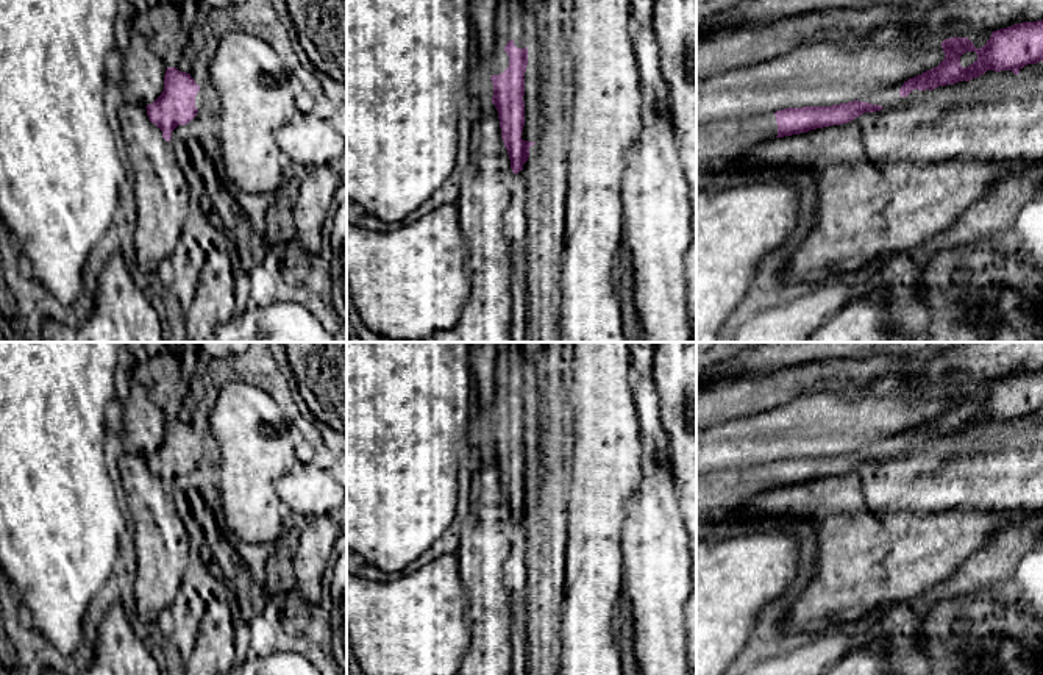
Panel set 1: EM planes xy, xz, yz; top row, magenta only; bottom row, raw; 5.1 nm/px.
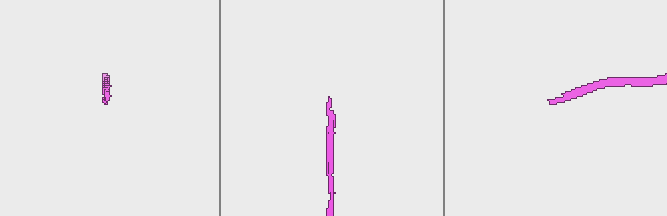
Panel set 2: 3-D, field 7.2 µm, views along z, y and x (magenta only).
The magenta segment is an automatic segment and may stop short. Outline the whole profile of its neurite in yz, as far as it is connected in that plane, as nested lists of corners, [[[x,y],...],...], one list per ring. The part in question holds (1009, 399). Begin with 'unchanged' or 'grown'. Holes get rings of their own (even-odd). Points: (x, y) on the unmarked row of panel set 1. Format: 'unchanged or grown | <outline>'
unchanged | [[[1043,370],[991,381],[990,389],[981,398],[976,398],[968,388],[957,386],[945,389],[942,398],[945,409],[937,417],[904,431],[899,439],[901,447],[907,447],[913,439],[932,441],[938,436],[970,431],[987,420],[1012,420],[1018,425],[1024,416],[1043,411]],[[966,402],[974,402],[977,409],[963,419],[960,406]]]

